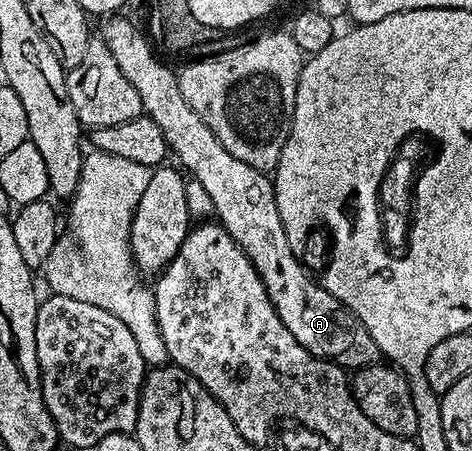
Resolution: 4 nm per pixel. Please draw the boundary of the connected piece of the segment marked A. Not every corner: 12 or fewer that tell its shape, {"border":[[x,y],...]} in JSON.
{"border":[[144,31],[103,43],[281,324],[348,372],[381,355],[293,252],[272,175],[225,152]]}

